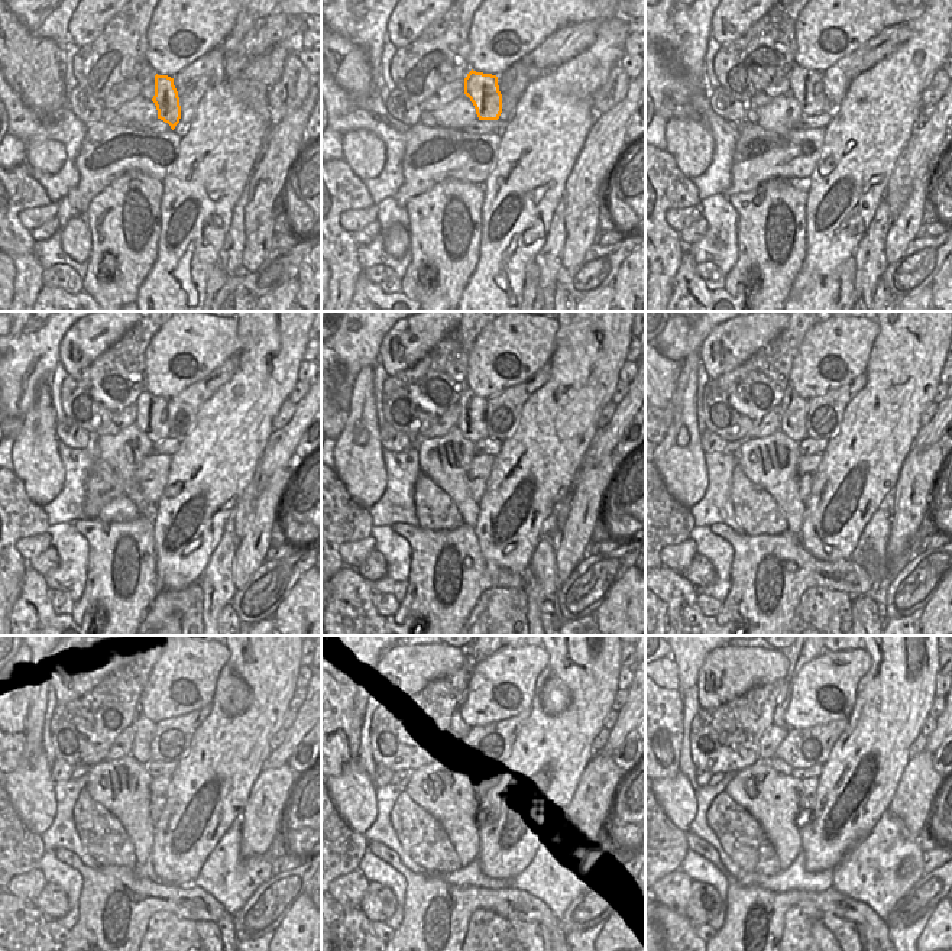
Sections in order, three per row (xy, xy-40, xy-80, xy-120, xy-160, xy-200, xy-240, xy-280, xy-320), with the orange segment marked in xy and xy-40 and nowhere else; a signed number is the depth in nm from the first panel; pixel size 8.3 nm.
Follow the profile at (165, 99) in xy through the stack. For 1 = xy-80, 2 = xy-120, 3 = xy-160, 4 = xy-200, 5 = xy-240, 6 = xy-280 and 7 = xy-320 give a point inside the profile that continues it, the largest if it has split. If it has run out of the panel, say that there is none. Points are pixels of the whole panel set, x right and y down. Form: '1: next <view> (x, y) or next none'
1: next xy-80 (805, 86)
2: next xy-120 (151, 420)
3: next xy-160 (472, 408)
4: next xy-200 (793, 423)
5: next xy-240 (143, 728)
6: next xy-280 (457, 721)
7: next xy-320 (795, 665)

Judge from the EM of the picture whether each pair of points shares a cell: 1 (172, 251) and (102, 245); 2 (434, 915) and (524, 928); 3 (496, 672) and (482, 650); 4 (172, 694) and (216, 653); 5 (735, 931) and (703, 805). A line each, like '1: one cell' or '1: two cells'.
1: two cells
2: two cells
3: two cells
4: one cell
5: two cells

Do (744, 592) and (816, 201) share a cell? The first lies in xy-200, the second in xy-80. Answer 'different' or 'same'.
different

